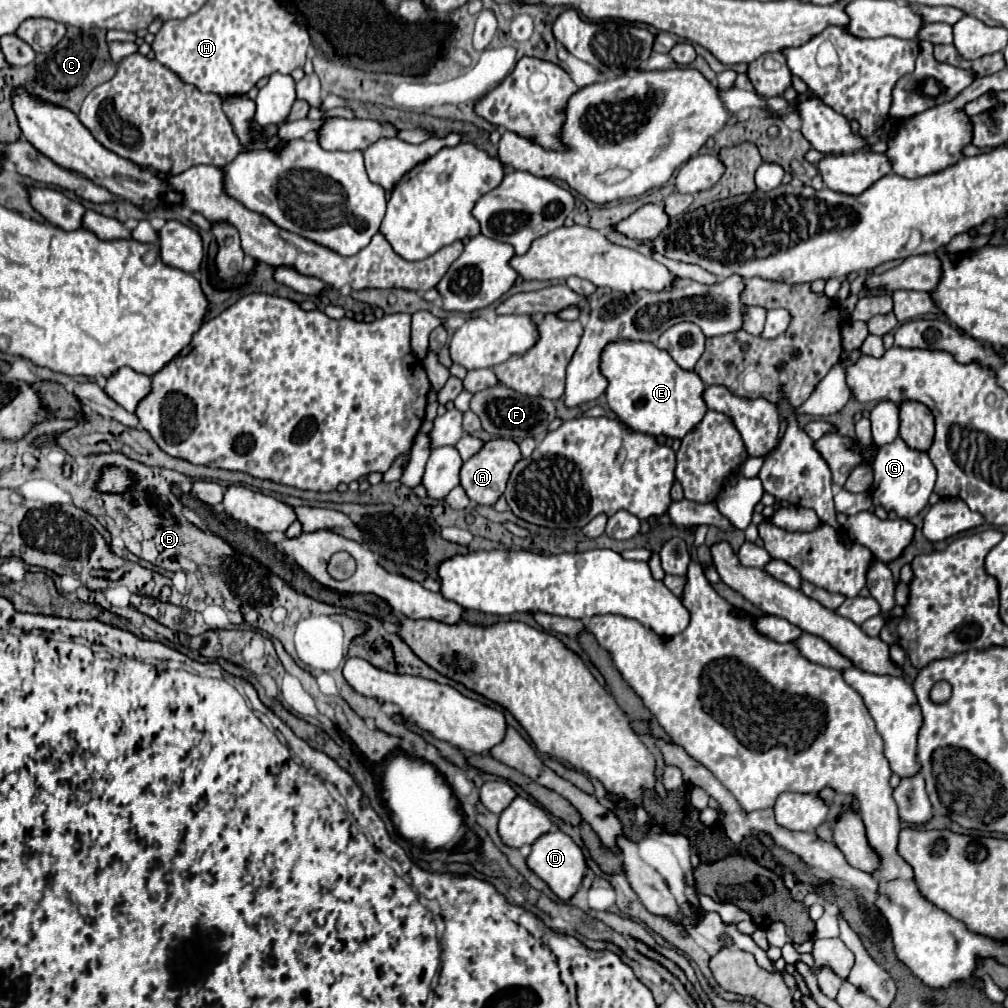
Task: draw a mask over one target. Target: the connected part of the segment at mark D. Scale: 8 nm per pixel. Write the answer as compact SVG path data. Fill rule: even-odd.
M554 831L548 835L542 835L534 845L532 853L528 855L528 867L562 899L568 901L580 887L584 871L586 871L586 859L582 849L562 831Z

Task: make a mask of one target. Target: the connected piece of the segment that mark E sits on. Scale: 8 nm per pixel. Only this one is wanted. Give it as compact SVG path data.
M624 341L624 343L610 343L604 349L602 361L600 361L600 371L608 379L608 389L606 389L606 399L610 409L634 431L646 433L652 437L664 435L668 439L684 439L690 431L698 427L698 423L704 419L708 407L704 401L704 391L706 383L696 375L694 371L682 369L668 351L658 349L654 343L636 343L636 341Z

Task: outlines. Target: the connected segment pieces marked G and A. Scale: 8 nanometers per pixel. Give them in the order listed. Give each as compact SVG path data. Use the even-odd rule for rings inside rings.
M898 437L892 443L878 449L878 455L874 457L872 463L872 471L874 471L872 499L876 505L882 505L886 511L892 511L900 519L910 519L928 505L928 497L936 483L936 469L926 451L916 451ZM912 481L918 481L918 489L914 493L908 491Z
M490 439L490 441L486 441L476 455L472 455L468 461L464 461L462 471L460 471L462 489L466 491L466 495L474 503L478 503L478 505L494 505L498 501L498 497L504 493L508 475L510 475L512 467L516 465L516 461L520 457L522 457L520 449L512 439Z

